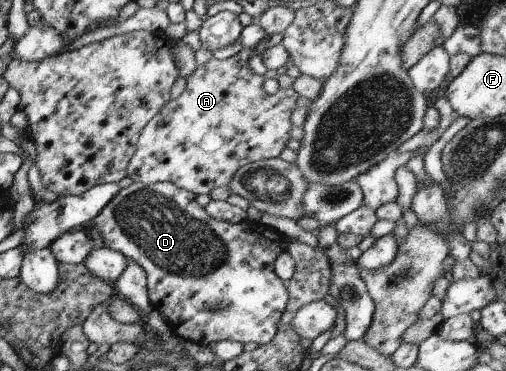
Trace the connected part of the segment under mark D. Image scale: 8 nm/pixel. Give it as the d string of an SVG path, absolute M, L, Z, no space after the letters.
M163 181L154 185L131 183L126 188L120 188L117 191L117 194L93 218L90 225L100 234L105 246L119 251L126 259L133 259L136 263L139 263L146 274L146 291L150 305L169 320L171 333L179 339L201 346L207 346L217 341L235 341L242 345L245 342L256 342L258 345L264 345L275 336L288 301L285 282L277 278L273 268L273 261L277 258L277 255L287 250L288 238L278 230L269 229L260 222L245 220L233 224L232 222L211 219L205 209L195 201L195 197L196 195L191 191L179 188L172 182Z

